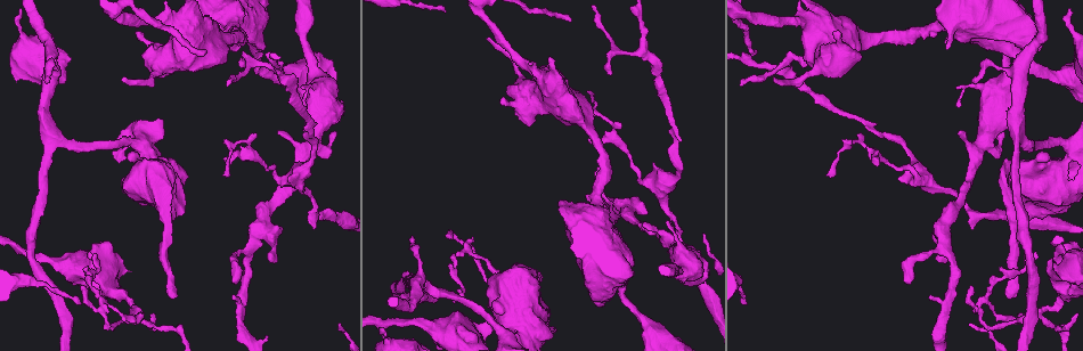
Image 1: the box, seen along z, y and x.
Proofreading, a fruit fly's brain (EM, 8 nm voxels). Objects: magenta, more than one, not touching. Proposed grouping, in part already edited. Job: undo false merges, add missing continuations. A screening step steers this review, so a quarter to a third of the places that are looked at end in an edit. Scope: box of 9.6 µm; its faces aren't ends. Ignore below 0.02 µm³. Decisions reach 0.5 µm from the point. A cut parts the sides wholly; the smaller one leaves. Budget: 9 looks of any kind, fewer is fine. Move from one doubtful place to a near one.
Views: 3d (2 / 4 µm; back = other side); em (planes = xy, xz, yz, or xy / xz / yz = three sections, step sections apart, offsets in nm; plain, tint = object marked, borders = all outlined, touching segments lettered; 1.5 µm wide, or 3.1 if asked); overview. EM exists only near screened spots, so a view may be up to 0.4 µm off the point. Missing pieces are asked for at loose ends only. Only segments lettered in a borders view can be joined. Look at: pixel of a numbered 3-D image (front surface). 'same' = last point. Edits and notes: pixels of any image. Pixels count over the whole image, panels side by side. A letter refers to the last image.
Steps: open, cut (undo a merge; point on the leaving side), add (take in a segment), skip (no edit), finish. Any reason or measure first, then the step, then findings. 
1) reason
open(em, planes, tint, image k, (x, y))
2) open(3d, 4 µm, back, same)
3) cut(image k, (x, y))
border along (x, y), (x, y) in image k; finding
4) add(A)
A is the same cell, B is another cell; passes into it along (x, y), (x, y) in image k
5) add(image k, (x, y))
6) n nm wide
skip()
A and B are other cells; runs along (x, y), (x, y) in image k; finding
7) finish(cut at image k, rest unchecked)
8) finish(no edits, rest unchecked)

branch stops here
open(3d, 4 µm, back, image 1, (875, 164))

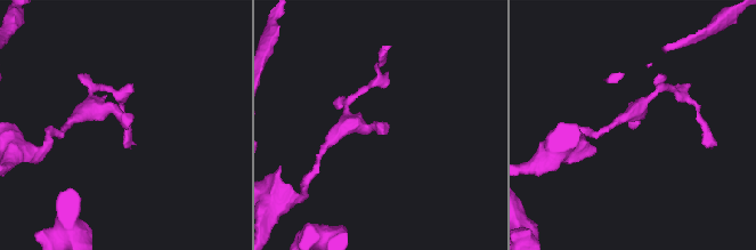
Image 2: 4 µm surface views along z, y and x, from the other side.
open(em, yz, step 8, borders, image 2, (385, 127))

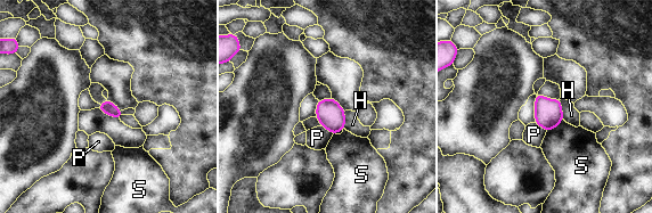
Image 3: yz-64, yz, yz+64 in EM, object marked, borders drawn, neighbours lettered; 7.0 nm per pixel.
S touches over 160 nm
skip()
H, P and S are other cells; border along (560, 99), (564, 120) in image 3; none of them fits

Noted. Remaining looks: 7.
free end
open(3d, 2 µm, image 1, (234, 281))

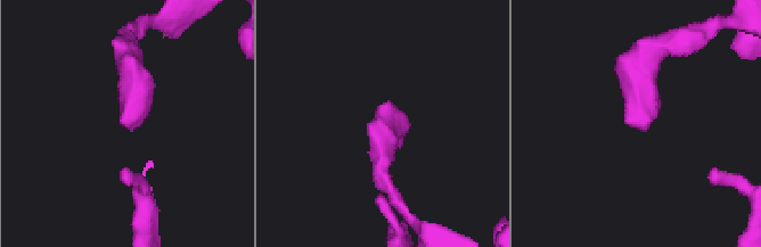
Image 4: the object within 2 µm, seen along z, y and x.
open(em, planes, borders, image 4, (626, 121))

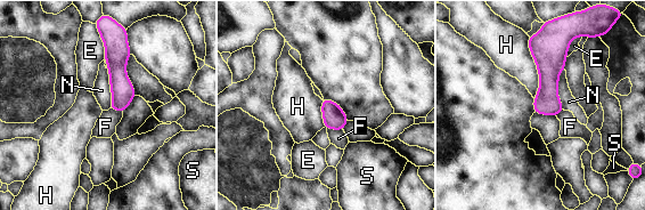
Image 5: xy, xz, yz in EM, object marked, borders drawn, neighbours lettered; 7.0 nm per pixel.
skip()
E, F, H, N and S are other cells; runs along (116, 48), (121, 108) in image 5; no lettered segment goes on from it

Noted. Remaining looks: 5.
sharp bend
open(3d, 2 µm, image 1, (1041, 315))

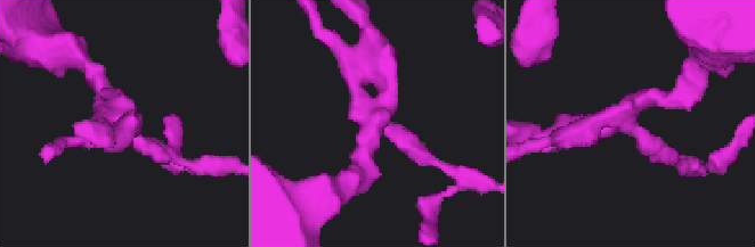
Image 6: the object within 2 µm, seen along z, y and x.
open(em, planes, borders, image 6, (119, 114))

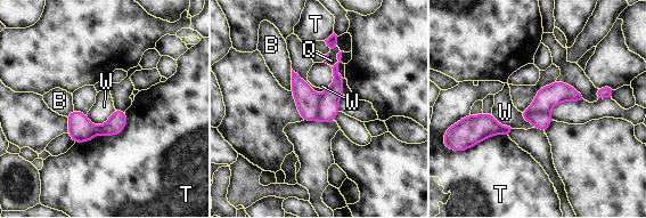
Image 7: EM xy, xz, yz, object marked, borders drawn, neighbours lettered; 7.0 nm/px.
170 nm wide
cut(image 7, (541, 121))
B, Q, T and W are other cells; border along (549, 112), (536, 112), (530, 122) in image 7; two cells meet here

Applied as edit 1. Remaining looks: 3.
open(overview)

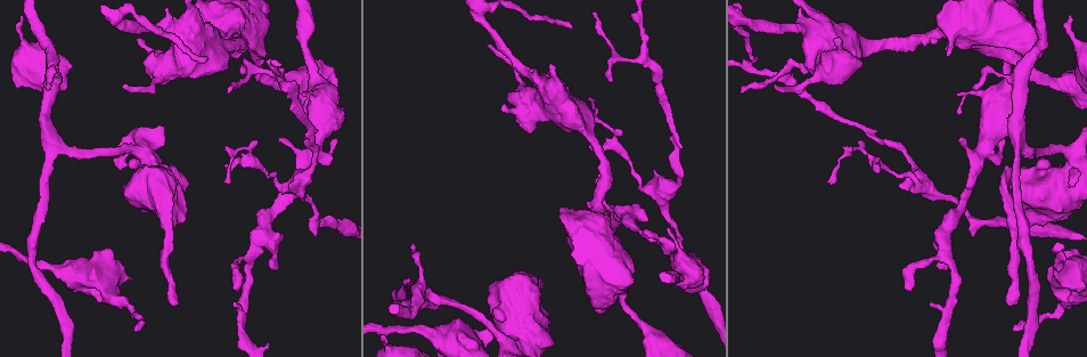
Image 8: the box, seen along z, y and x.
calibre changes
open(em, yz, step 8, tint, image 8, (813, 15))

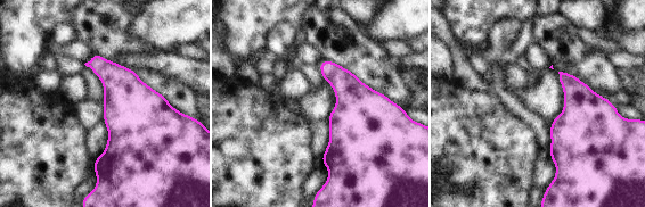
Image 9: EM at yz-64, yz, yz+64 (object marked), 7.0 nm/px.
open(em, planes, borders, same)

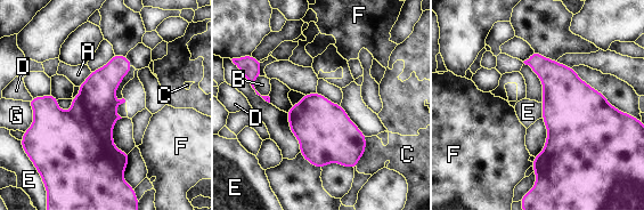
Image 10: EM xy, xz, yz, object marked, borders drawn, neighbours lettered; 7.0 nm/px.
300 nm wide
skip()
A, B, C, D, E, F and G are other cells; continuous, no second cell

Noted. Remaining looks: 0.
finish(cut at image 7, rest unchecked)

